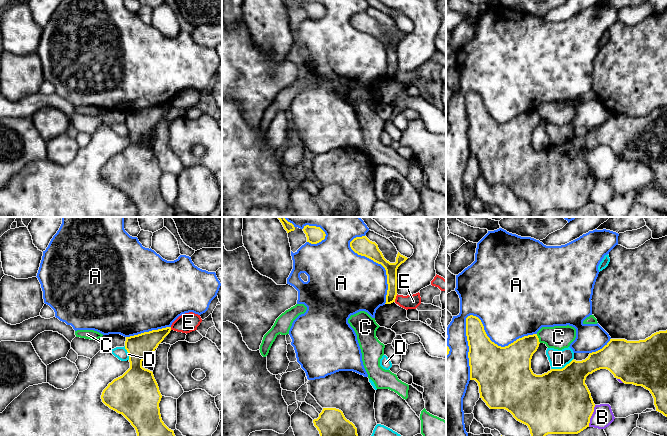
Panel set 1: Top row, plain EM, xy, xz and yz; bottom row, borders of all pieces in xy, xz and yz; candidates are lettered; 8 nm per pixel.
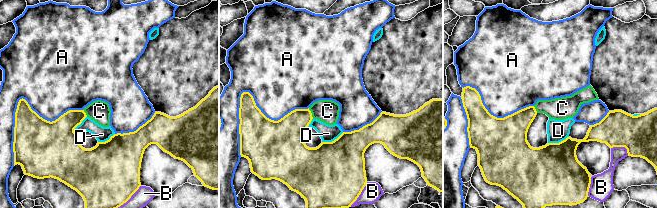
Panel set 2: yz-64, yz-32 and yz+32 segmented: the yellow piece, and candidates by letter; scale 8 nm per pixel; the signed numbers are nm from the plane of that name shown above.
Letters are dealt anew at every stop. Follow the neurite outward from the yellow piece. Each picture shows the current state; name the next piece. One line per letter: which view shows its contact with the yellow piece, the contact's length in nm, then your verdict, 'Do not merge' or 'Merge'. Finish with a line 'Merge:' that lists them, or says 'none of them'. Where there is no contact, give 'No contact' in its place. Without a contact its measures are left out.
A: Touches yellow in yz. Shared border 650 nm. Do not merge
B: Touches yellow in yz. Shared border 190 nm. Do not merge
C: Touches yellow in yz. Shared border 80 nm. Do not merge
D: Touches yellow in yz. Shared border 200 nm. Do not merge
E: Touches yellow in xz. Shared border 70 nm. Do not merge
Merge: none of them

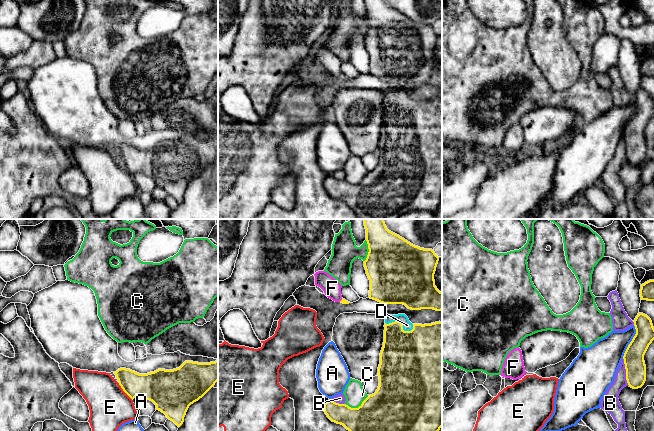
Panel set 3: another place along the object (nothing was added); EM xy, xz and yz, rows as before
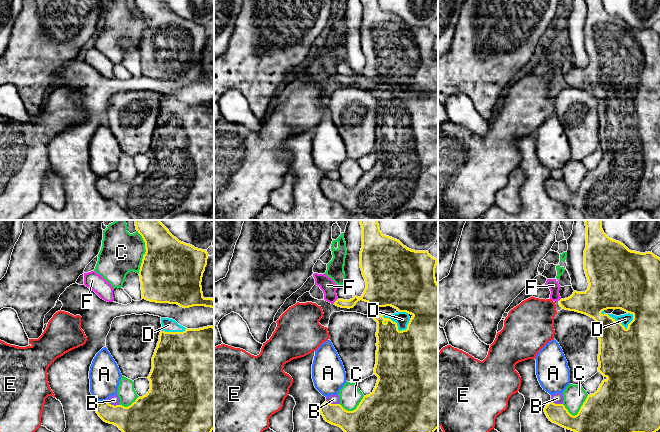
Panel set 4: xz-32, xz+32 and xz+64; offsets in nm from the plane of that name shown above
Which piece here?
A: Touches yellow in yz. Shared border 280 nm. Do not merge
B: Touches yellow in yz. Shared border 220 nm. Do not merge
C: Touches yellow in xz. Shared border 200 nm. Do not merge
D: Touches yellow in xz. Shared border 240 nm. Merge
E: Touches yellow in xy. Shared border 170 nm. Do not merge
F: Touches yellow in xz. Shared border 40 nm. Merge
Merge: D, F

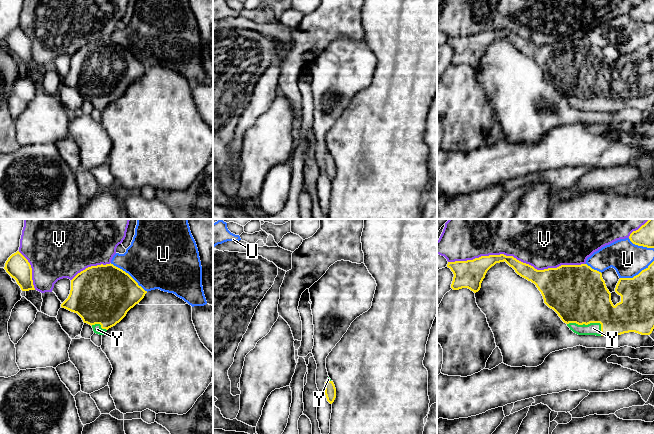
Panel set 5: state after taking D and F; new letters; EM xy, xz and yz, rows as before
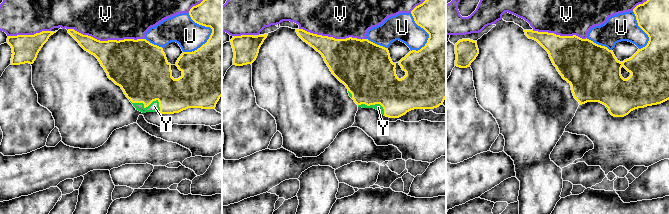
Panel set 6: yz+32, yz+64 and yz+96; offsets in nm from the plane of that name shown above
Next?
U: Touches yellow in xy. Shared border 380 nm. Do not merge
V: Touches yellow in yz. Shared border 1100 nm. Do not merge
Y: Touches yellow in yz. Shared border 300 nm. Merge
Merge: Y

